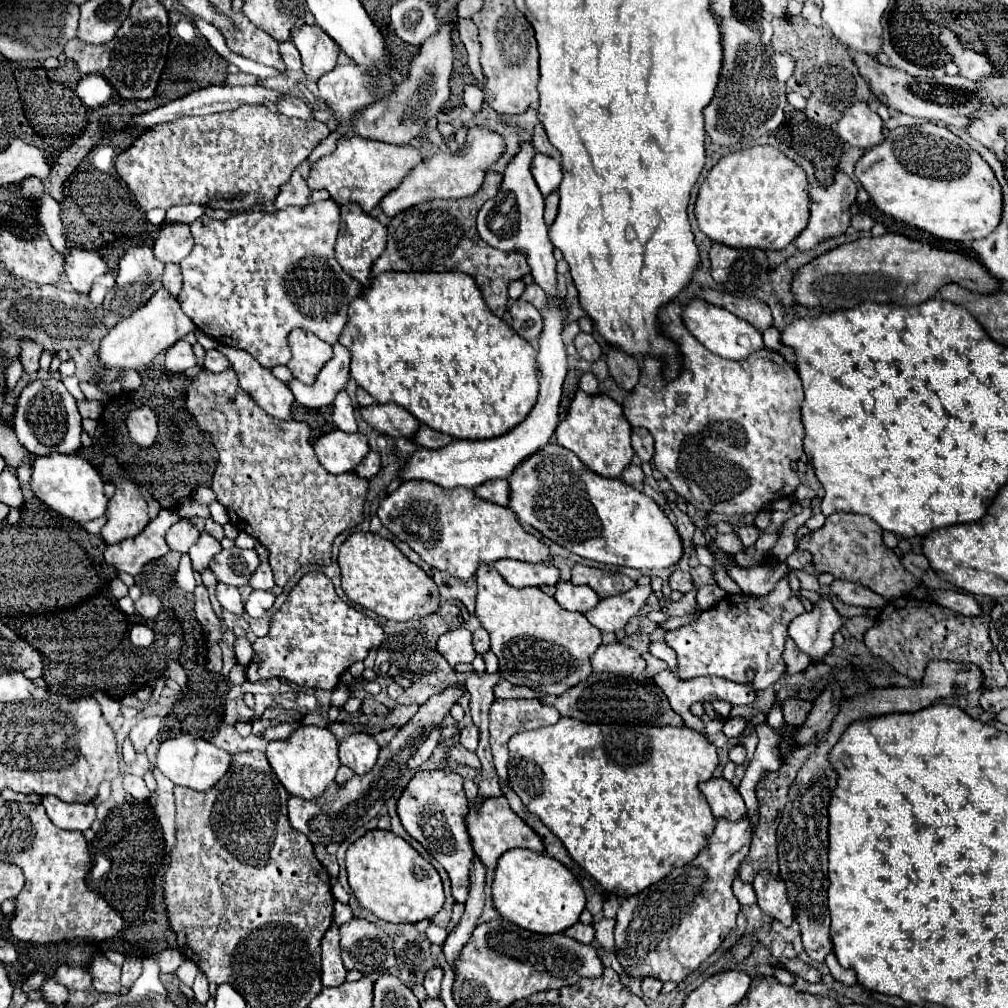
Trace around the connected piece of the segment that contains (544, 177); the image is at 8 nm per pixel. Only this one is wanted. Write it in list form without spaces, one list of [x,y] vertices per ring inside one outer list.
[[[539,152],[533,156],[531,174],[533,174],[543,196],[549,196],[551,192],[555,192],[559,188],[561,178],[563,178],[559,162],[555,158],[549,158],[549,156],[539,154]]]

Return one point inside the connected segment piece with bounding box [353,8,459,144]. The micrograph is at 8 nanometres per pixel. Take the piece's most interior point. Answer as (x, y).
(422, 95)

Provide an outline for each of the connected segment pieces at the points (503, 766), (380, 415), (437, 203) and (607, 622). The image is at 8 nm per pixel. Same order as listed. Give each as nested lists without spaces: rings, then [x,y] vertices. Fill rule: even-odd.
[[[535,696],[535,698],[509,698],[509,700],[503,700],[503,698],[495,698],[495,702],[491,704],[491,710],[489,710],[489,734],[491,734],[491,752],[493,752],[493,760],[495,760],[495,770],[497,770],[497,776],[501,782],[507,782],[507,742],[511,740],[513,734],[517,732],[523,732],[523,730],[535,730],[535,728],[541,728],[541,726],[551,726],[559,720],[559,712],[557,708],[553,706],[545,706],[541,704],[541,698]]]
[[[373,404],[373,406],[361,408],[359,412],[361,416],[365,416],[365,422],[369,426],[393,438],[397,436],[411,438],[419,428],[419,422],[413,418],[413,414],[409,414],[405,408],[397,404]]]
[[[487,172],[481,188],[473,196],[461,198],[461,200],[467,200],[465,204],[467,208],[447,208],[449,200],[429,200],[393,216],[387,226],[387,248],[375,260],[371,268],[371,278],[391,270],[395,272],[451,272],[451,270],[465,272],[475,278],[475,284],[481,290],[481,296],[485,304],[489,306],[489,310],[501,318],[507,308],[509,280],[519,280],[525,274],[529,274],[529,264],[523,254],[521,256],[507,254],[485,244],[479,238],[475,228],[475,216],[481,208],[481,202],[493,198],[499,192],[501,180],[503,176],[499,172]]]
[[[635,586],[625,594],[601,598],[601,602],[585,616],[601,632],[617,632],[641,610],[651,592],[651,586]]]

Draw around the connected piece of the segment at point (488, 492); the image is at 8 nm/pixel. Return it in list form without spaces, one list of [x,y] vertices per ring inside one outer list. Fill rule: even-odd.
[[[489,480],[481,486],[477,486],[475,494],[493,504],[507,506],[509,504],[509,482],[507,480]]]

